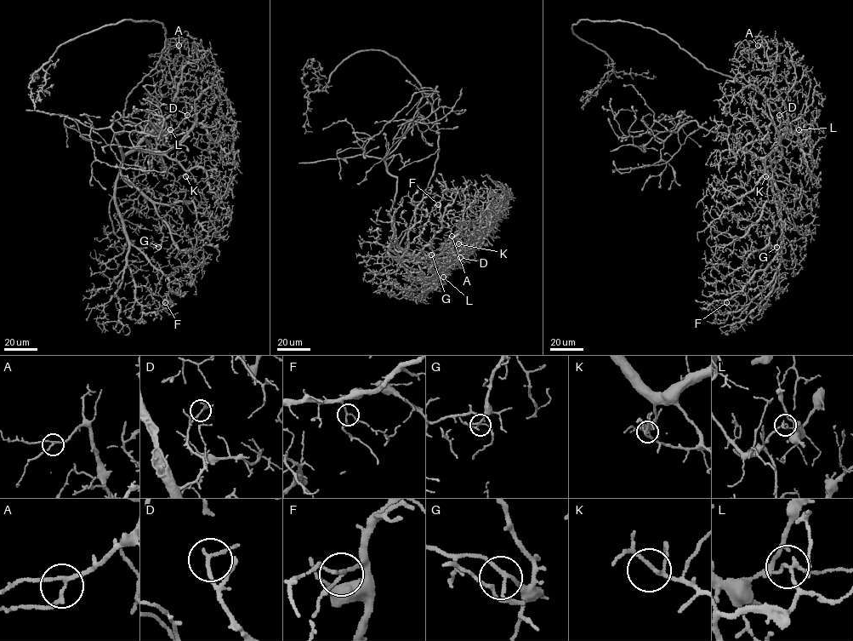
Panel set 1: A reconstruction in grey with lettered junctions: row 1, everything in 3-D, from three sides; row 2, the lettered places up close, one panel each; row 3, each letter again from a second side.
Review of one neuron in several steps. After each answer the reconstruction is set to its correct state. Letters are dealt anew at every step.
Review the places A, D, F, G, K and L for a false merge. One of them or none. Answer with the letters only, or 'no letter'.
L

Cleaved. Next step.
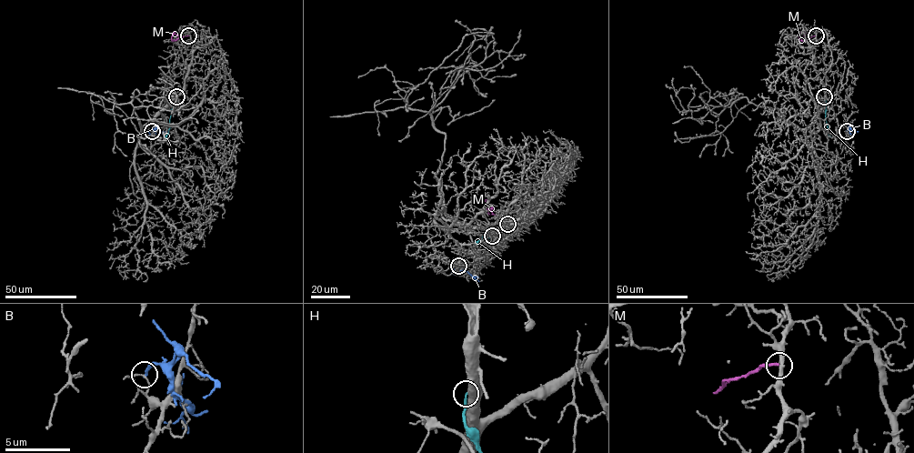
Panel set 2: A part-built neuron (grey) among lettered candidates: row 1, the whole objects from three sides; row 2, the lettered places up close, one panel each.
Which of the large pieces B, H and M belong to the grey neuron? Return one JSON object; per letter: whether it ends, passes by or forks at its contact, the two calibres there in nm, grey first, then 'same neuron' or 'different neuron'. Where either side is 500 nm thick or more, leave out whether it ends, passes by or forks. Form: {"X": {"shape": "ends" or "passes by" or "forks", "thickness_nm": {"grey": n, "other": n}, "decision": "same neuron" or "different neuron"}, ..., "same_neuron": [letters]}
{"B": {"shape": "ends", "thickness_nm": {"grey": 180, "other": 240}, "decision": "different neuron"}, "H": {"thickness_nm": {"grey": 750, "other": 180}, "decision": "different neuron"}, "M": {"shape": "ends", "thickness_nm": {"grey": 180, "other": 280}, "decision": "different neuron"}, "same_neuron": []}

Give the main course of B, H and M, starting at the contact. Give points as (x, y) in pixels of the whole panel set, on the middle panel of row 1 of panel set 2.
B: (458, 266), (479, 281)
H: (491, 236), (483, 236), (481, 241), (474, 244)
M: (507, 224), (487, 207), (486, 199), (487, 215)

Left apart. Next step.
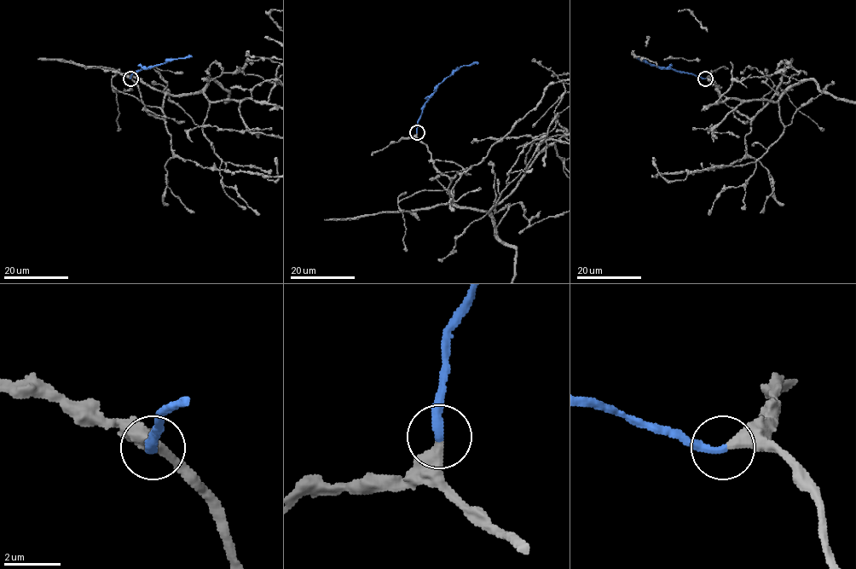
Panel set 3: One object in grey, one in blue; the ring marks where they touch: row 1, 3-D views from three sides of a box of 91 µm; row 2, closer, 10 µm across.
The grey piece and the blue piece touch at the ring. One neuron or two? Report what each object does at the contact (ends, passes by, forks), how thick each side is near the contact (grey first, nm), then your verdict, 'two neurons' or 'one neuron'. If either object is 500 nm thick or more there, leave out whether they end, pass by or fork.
grey ends; blue ends; calibres 360 and 320 nm; one neuron

